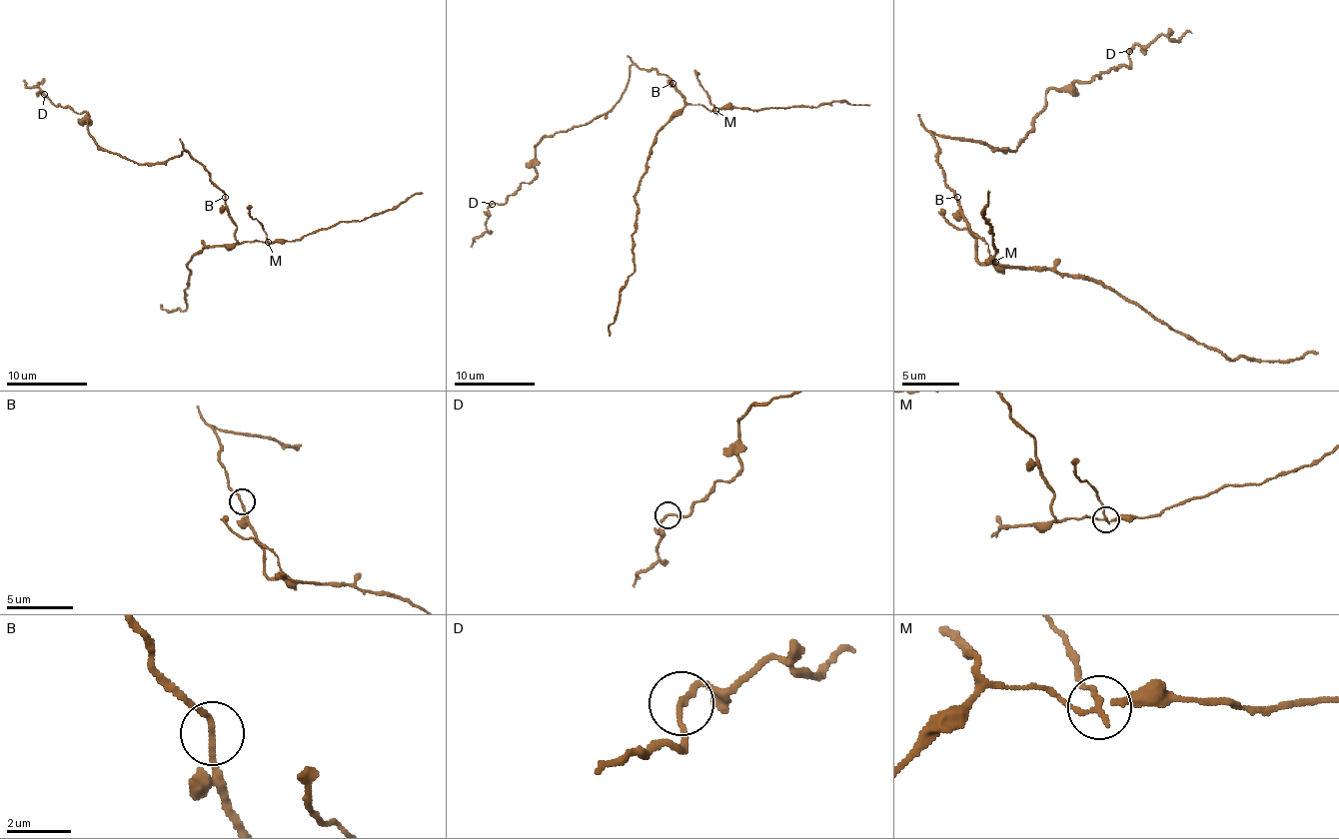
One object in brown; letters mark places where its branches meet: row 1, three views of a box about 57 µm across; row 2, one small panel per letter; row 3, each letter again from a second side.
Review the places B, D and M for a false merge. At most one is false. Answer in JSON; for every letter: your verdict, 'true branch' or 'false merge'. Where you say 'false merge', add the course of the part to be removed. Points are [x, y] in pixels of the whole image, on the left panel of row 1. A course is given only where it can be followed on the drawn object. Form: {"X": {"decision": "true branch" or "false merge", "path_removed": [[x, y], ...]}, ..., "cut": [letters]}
{"B": {"decision": "true branch"}, "D": {"decision": "true branch"}, "M": {"decision": "false merge", "path_removed": [[267, 243], [265, 231], [247, 207]]}, "cut": ["M"]}

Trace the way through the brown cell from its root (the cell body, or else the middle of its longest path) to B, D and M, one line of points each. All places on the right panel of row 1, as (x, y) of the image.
B: (943, 180), (957, 197)
D: (943, 180), (931, 134), (1014, 151), (1052, 88), (1129, 68), (1129, 51)
M: (943, 180), (954, 194), (960, 217), (974, 240), (974, 257), (980, 263), (988, 260), (994, 260), (994, 263)

